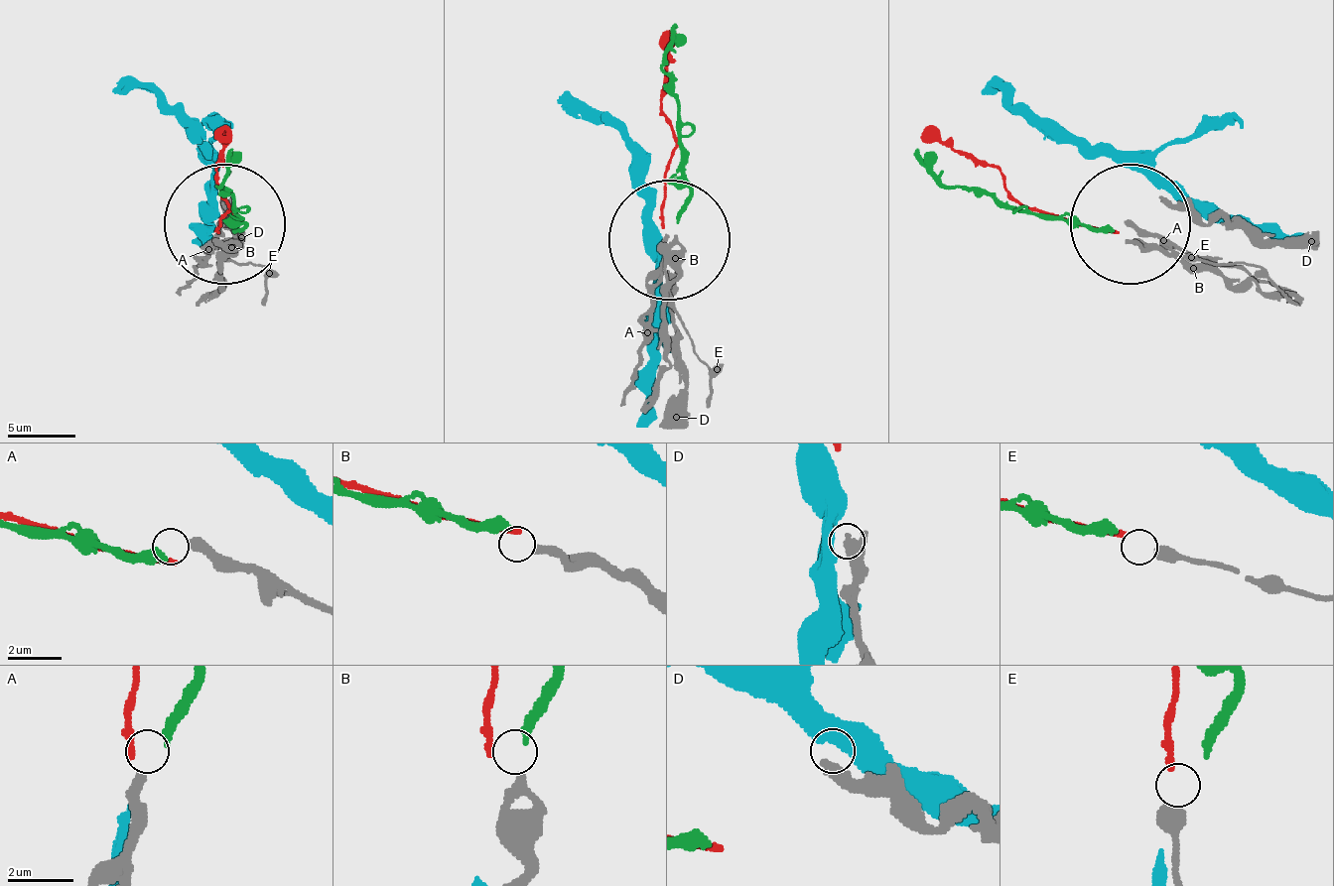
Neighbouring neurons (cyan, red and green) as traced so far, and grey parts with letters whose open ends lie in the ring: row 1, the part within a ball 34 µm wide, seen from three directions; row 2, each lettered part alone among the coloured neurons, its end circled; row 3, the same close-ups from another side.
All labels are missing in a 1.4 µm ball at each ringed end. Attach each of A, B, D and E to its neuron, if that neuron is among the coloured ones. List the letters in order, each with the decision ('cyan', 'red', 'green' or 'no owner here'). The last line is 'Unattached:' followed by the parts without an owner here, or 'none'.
A: no owner here
B: green
D: no owner here
E: red
Unattached: A, D

